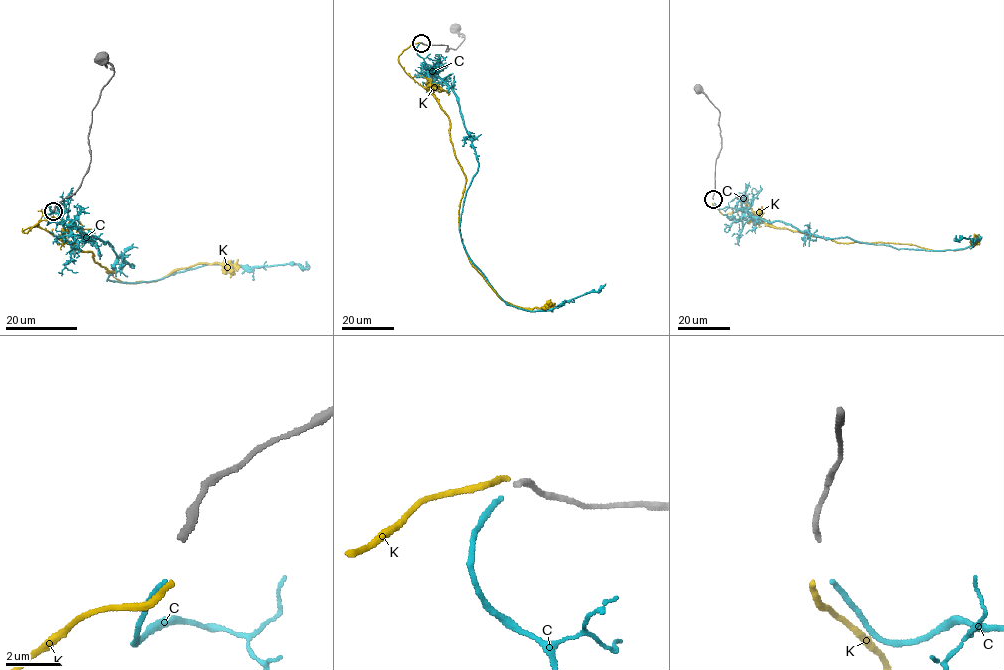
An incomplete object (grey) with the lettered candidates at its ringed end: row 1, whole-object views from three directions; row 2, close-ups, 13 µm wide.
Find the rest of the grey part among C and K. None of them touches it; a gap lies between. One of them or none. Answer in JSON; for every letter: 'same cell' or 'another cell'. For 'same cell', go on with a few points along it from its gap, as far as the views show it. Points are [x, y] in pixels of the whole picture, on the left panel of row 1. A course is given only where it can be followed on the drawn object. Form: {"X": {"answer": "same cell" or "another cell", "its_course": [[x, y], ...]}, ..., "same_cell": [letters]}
{"C": {"answer": "same cell", "its_course": [[51, 216], [47, 224], [94, 236], [133, 265], [107, 281], [148, 282], [203, 265], [310, 266]]}, "K": {"answer": "another cell"}, "same_cell": ["C"]}

